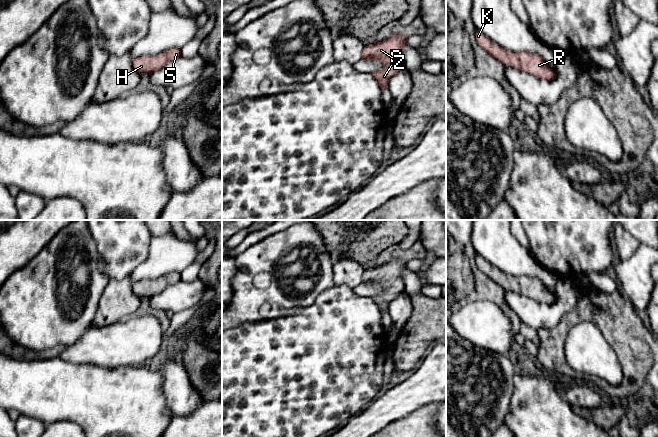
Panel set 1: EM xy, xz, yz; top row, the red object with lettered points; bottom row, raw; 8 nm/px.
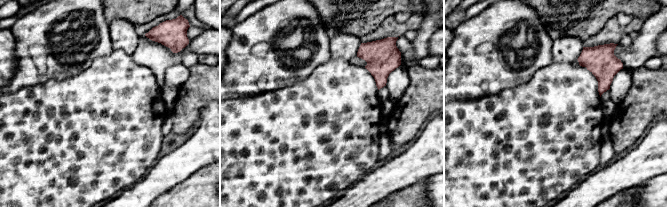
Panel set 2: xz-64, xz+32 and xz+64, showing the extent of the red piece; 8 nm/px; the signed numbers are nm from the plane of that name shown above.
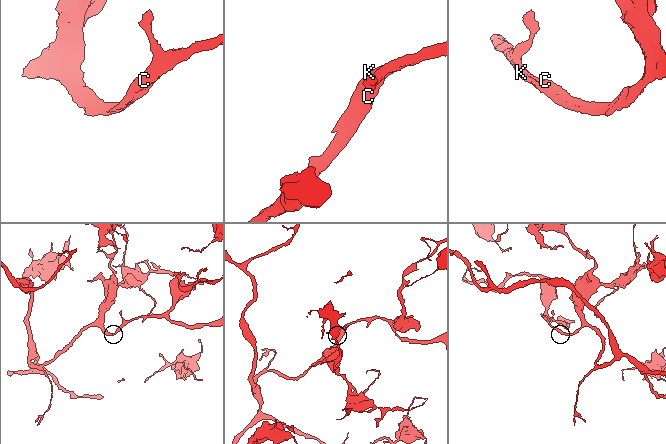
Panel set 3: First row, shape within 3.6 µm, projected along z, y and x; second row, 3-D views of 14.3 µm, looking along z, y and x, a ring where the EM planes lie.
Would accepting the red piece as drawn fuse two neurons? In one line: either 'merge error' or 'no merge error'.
no merge error

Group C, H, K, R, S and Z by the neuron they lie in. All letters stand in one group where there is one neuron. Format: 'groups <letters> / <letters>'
groups C H K R S Z

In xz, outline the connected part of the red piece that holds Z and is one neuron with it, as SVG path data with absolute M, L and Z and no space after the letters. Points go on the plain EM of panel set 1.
M395 257L383 265L364 271L362 283L378 284L385 288L384 293L372 297L382 315L387 311L389 303L404 293L405 283L401 275L407 269L407 262Z

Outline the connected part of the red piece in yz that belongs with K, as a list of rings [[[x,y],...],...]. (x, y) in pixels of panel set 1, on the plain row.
[[[478,254],[475,257],[475,264],[481,272],[505,290],[519,293],[548,305],[554,304],[557,300],[547,286],[537,277],[527,275],[513,277],[488,263]]]

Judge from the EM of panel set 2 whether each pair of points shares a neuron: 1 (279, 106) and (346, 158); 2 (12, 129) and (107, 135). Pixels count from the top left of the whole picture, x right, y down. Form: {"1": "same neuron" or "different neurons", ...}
{"1": "same neuron", "2": "same neuron"}

